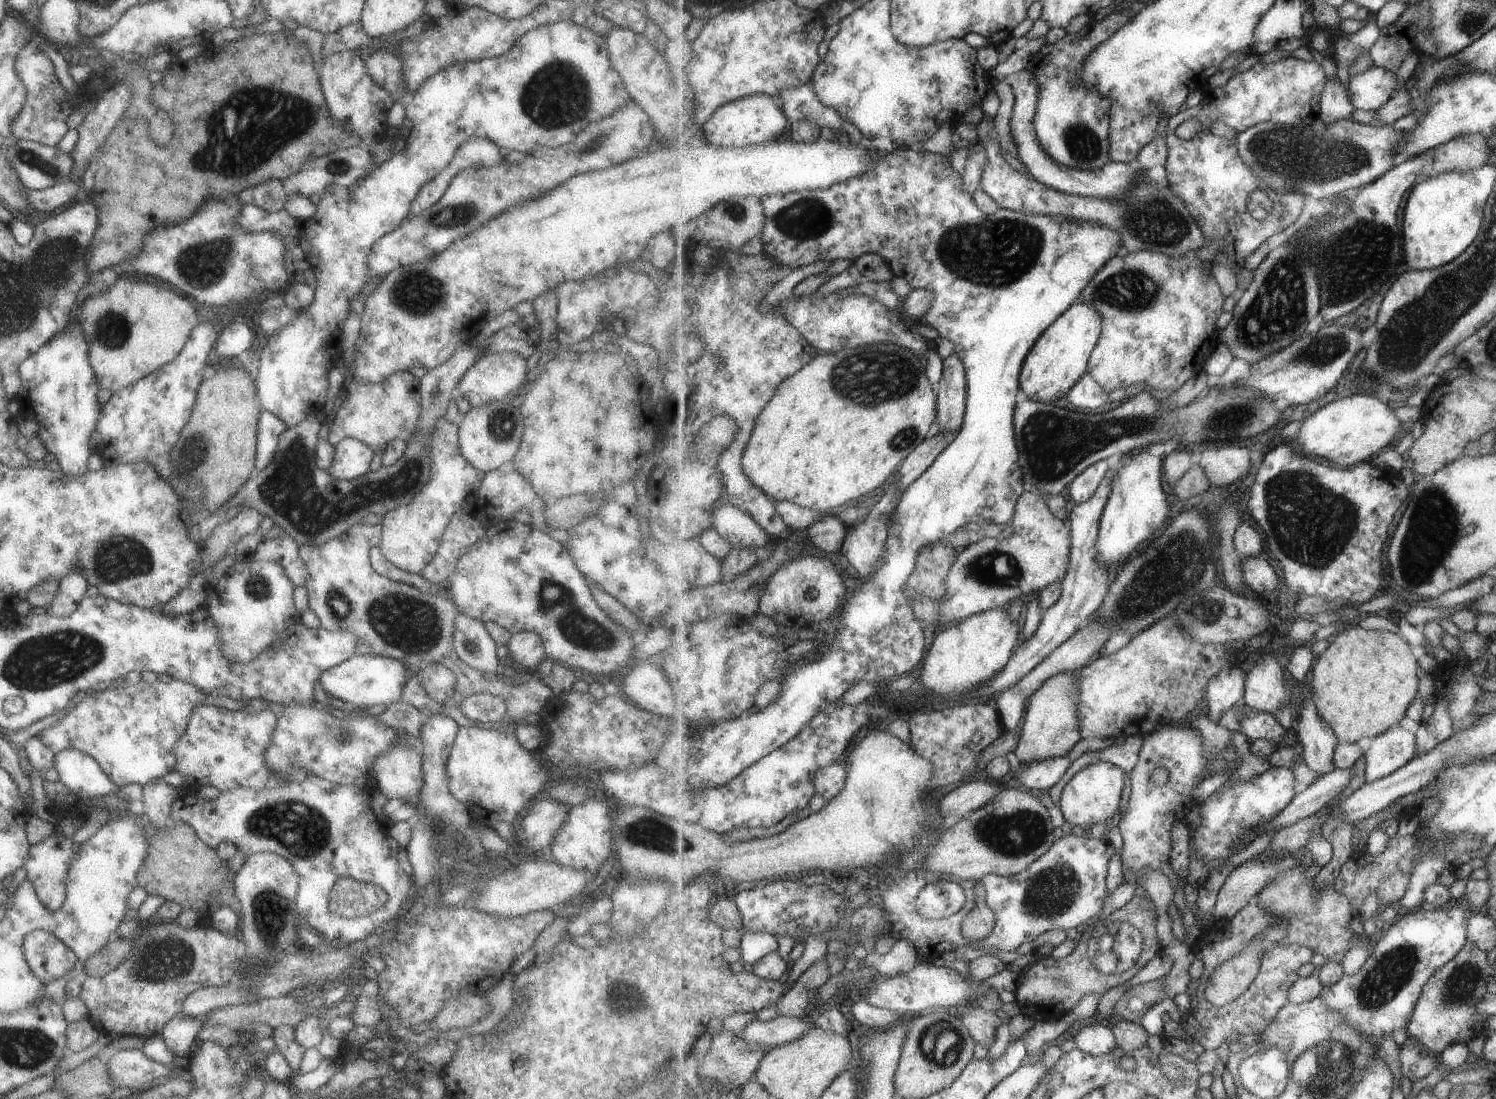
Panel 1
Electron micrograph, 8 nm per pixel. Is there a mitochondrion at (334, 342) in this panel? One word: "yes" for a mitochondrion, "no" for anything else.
no

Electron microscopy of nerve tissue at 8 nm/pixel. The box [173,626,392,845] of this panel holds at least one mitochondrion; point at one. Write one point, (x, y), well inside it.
(339, 734)

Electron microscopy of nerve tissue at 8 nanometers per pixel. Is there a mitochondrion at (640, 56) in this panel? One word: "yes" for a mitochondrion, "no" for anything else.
no

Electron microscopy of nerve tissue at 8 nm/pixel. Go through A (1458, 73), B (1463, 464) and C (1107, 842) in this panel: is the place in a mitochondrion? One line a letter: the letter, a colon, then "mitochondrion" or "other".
A: other
B: other
C: other

